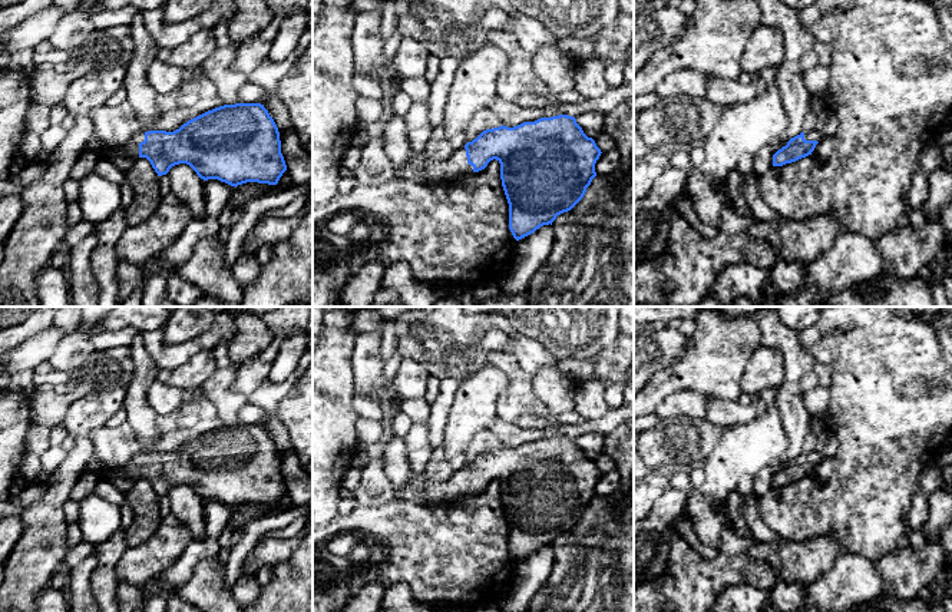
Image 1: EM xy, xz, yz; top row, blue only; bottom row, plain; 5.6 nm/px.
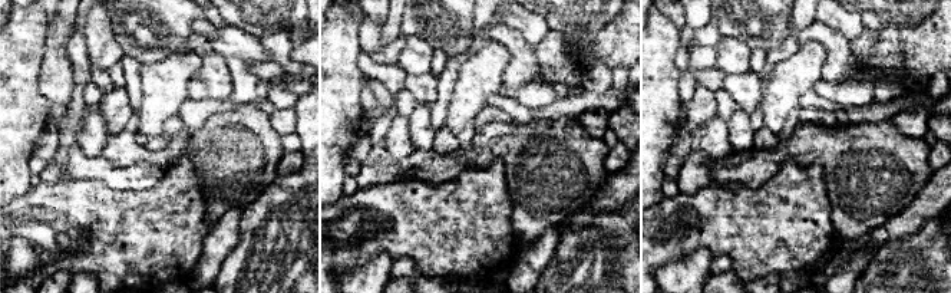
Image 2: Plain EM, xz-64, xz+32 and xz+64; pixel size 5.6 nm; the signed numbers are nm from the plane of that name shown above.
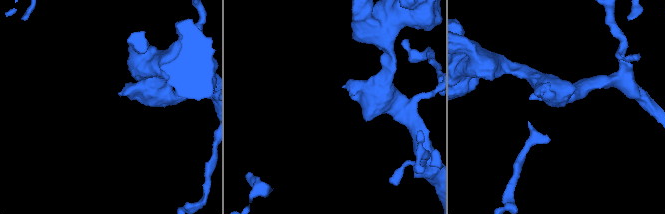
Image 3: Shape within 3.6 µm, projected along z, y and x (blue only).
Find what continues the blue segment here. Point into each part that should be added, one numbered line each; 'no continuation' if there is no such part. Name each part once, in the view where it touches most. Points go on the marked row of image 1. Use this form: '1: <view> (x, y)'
1: xy (124, 158)

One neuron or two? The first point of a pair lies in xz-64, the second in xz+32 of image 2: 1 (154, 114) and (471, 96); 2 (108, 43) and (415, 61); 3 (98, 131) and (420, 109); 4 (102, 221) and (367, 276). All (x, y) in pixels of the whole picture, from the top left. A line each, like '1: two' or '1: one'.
1: one
2: one
3: two
4: two

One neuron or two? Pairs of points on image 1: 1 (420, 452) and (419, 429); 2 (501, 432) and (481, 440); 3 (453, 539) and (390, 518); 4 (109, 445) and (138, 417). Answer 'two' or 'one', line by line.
1: one
2: two
3: one
4: two

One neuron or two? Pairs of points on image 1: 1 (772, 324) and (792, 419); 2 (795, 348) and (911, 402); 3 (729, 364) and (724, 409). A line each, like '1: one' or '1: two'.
1: one
2: two
3: two

